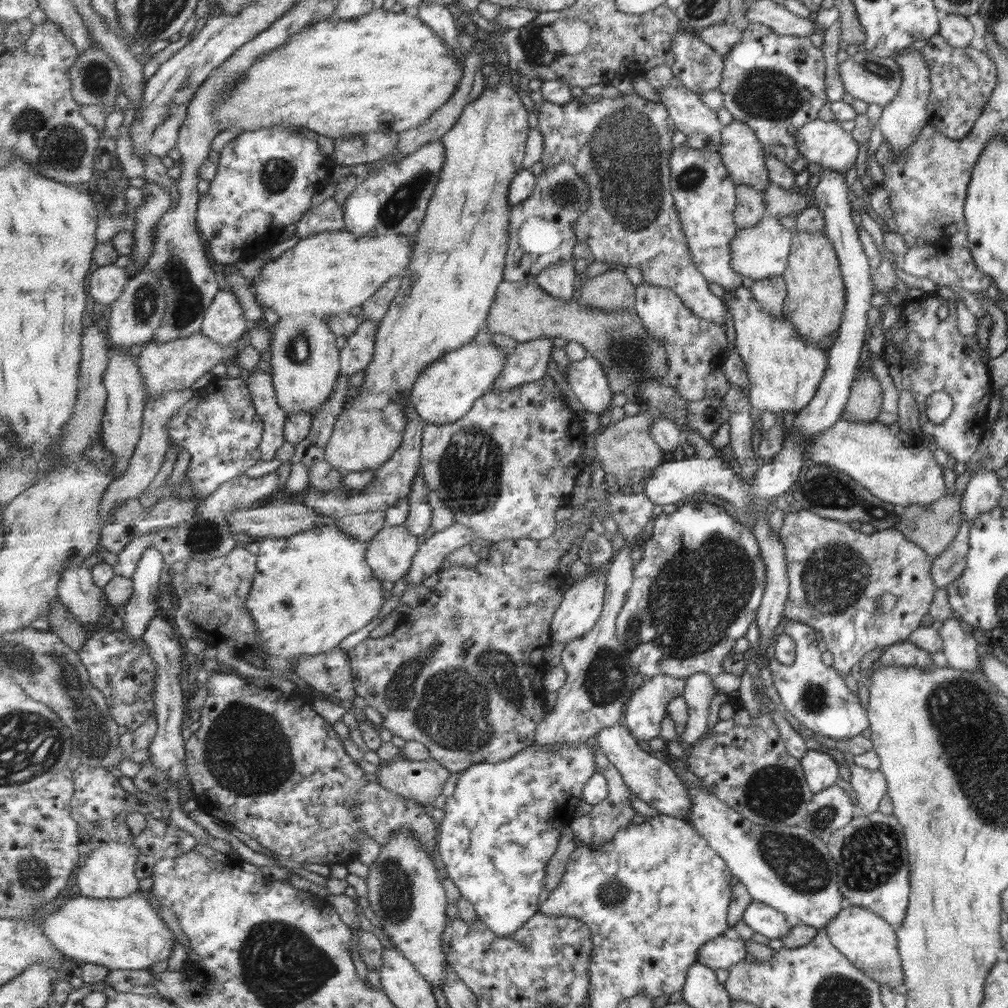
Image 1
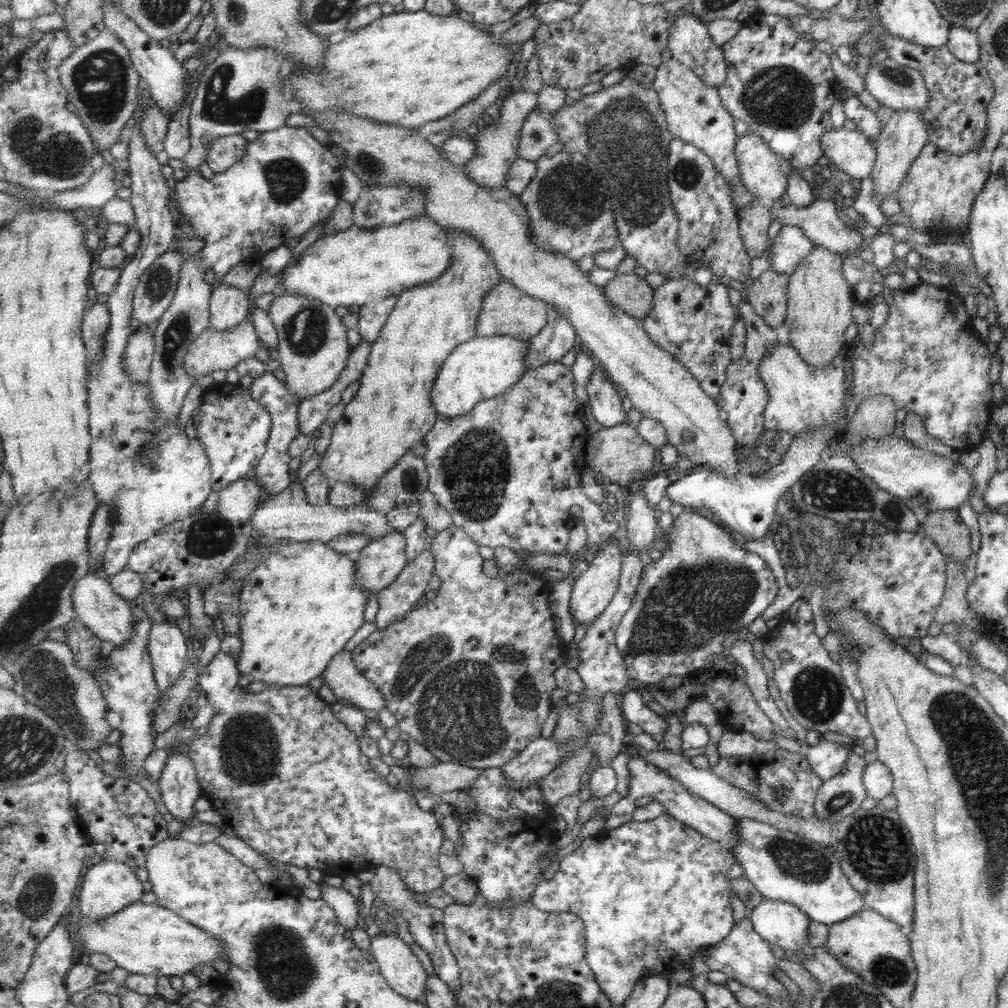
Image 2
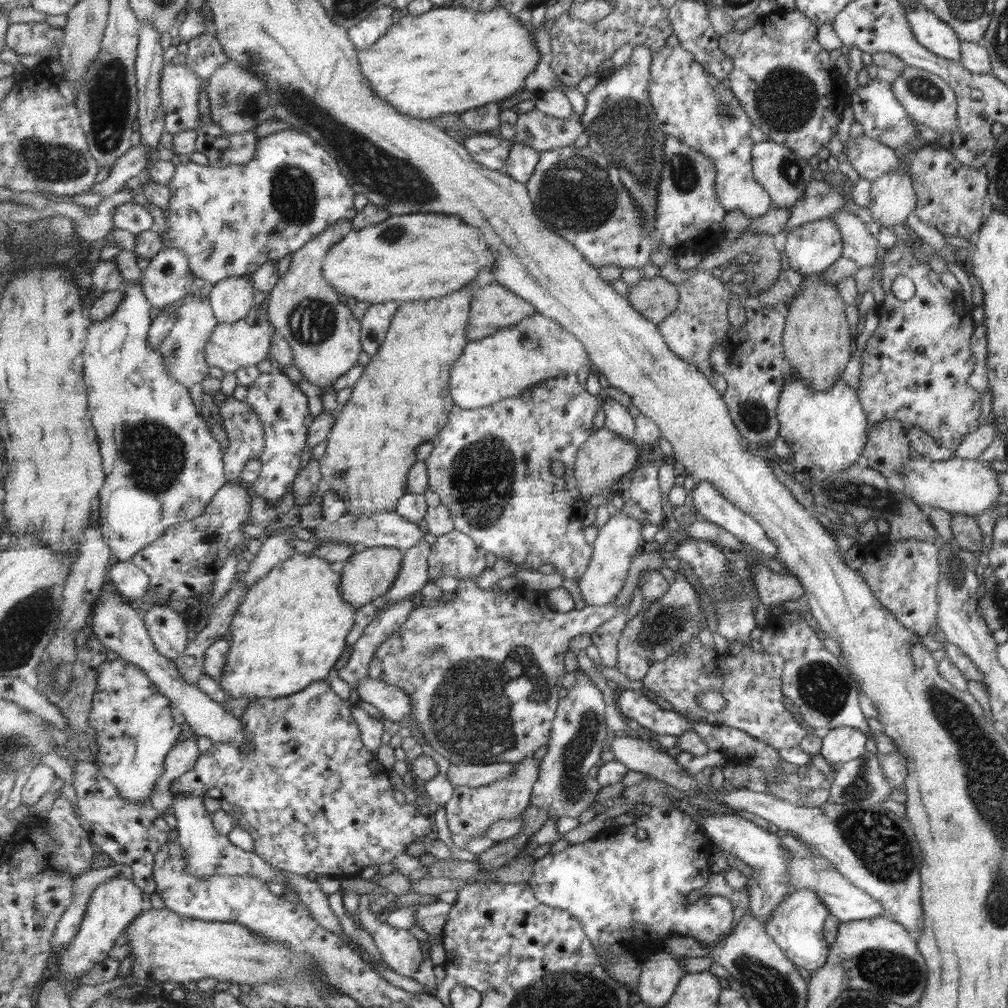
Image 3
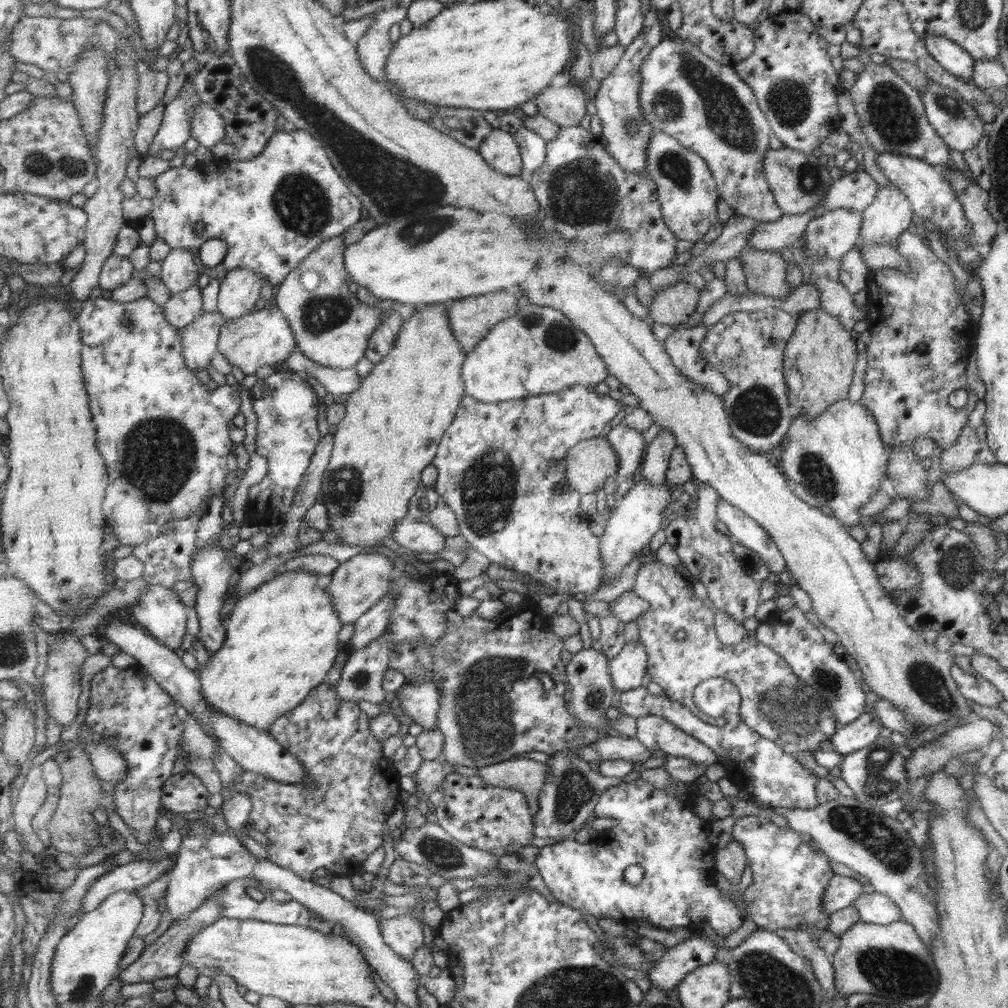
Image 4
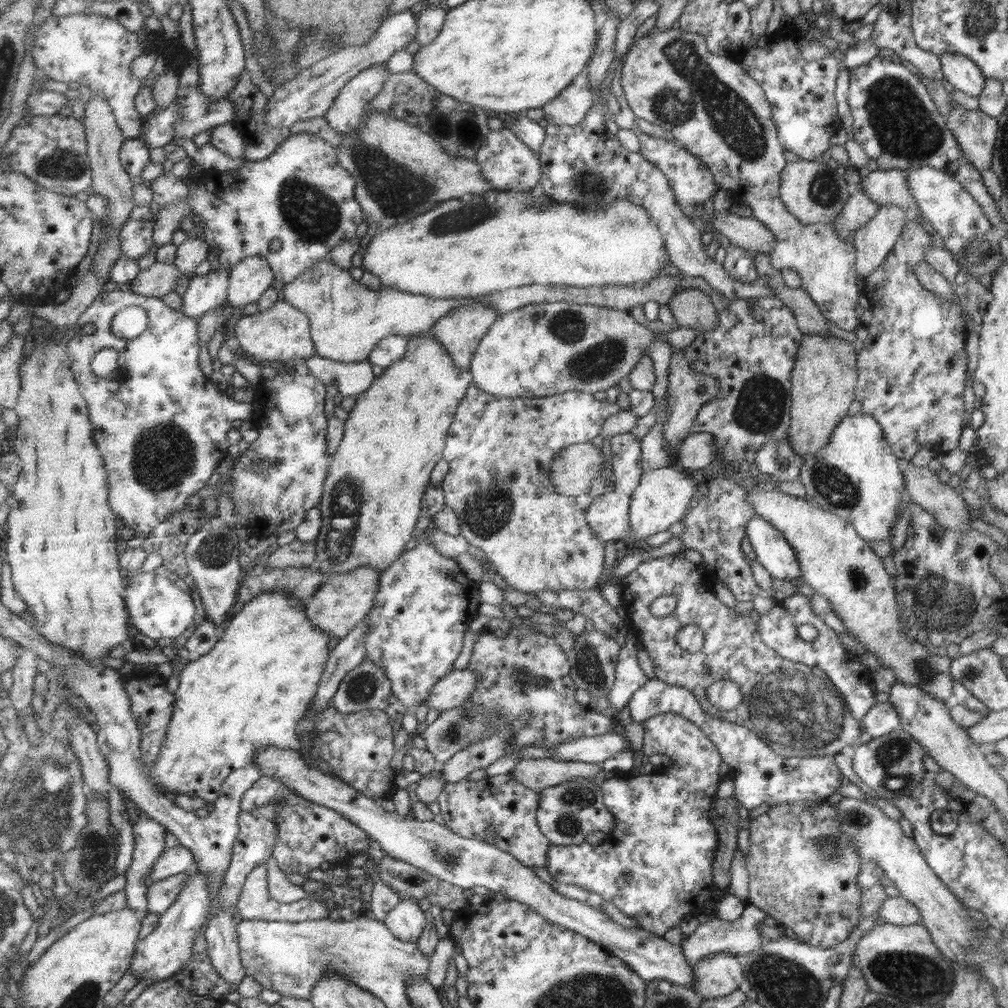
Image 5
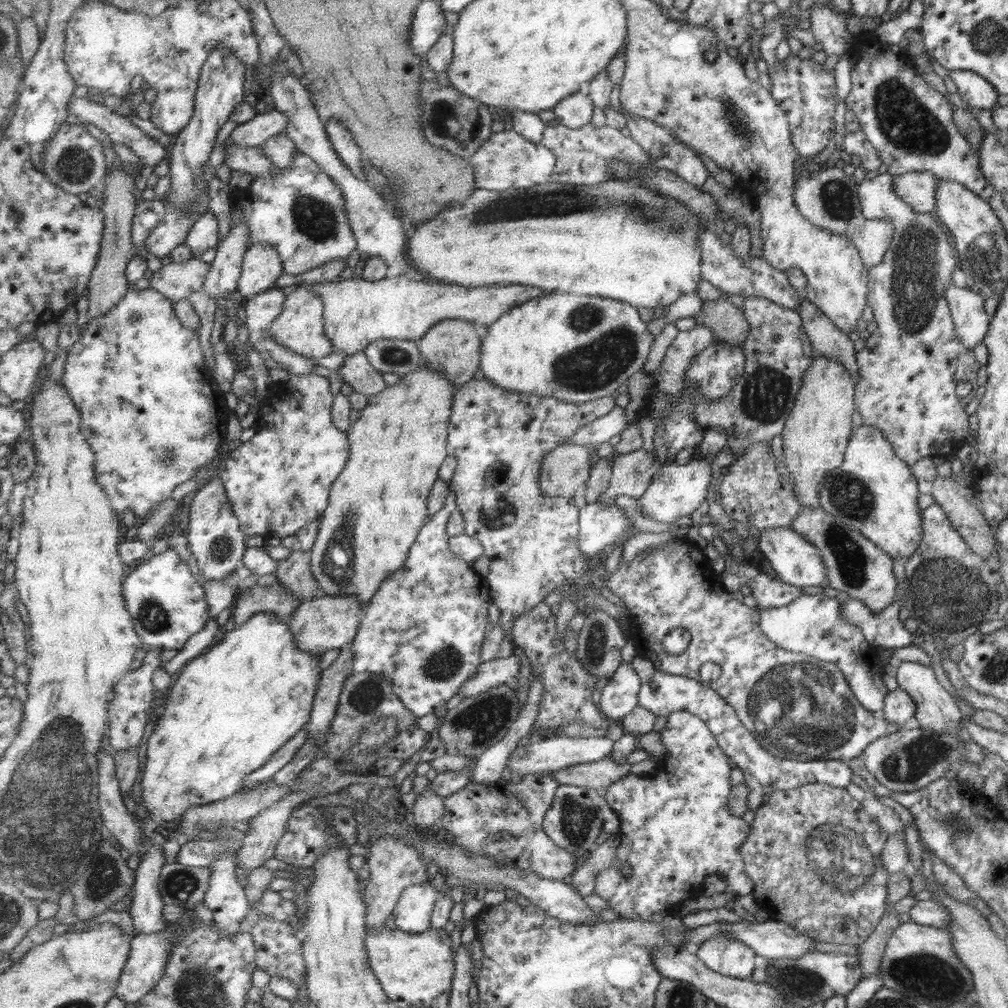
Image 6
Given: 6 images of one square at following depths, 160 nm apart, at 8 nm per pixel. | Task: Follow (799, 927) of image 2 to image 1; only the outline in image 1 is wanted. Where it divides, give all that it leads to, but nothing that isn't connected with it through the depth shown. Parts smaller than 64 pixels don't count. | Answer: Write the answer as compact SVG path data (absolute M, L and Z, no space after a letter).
M752 900L742 914L742 920L753 932L772 938L784 937L789 932L785 916L764 902Z

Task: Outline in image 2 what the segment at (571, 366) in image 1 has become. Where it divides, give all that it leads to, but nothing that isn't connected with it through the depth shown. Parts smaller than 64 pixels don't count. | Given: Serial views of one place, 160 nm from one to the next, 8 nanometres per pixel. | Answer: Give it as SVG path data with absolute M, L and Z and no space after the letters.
M594 367L592 377L585 387L590 400L592 414L603 428L627 423L627 412L623 410L623 402L617 393L617 384L605 378L603 369Z

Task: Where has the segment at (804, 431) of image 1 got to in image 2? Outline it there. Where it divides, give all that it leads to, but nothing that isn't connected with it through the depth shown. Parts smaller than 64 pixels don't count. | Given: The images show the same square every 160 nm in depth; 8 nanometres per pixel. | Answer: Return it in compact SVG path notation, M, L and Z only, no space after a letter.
M829 428L809 430L801 436L795 436L780 463L756 477L743 473L728 479L716 473L709 465L694 465L688 475L680 477L667 487L666 496L686 509L709 508L725 525L742 534L746 540L761 540L770 531L769 524L773 522L777 500L804 472L820 461L819 452L831 442L831 438Z

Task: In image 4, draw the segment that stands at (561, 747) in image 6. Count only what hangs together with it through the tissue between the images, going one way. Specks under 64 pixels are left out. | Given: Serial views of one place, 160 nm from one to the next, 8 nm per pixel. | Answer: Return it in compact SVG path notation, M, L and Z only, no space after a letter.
M616 733L601 737L593 748L599 752L601 760L608 758L609 760L643 762L656 754L653 749L651 751L649 748L645 749L636 737L625 737Z

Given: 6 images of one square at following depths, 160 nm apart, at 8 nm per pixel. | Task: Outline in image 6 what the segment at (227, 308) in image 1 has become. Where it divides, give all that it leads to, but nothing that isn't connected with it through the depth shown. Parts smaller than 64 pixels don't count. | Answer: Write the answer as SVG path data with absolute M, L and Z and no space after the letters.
M266 242L251 244L244 256L237 291L244 298L252 299L255 295L276 288L283 267L283 259L274 246Z

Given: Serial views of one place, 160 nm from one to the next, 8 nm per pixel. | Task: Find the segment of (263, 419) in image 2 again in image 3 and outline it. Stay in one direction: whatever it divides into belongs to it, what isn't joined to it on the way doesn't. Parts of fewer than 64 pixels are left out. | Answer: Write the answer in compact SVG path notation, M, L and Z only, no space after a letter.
M233 395L225 399L224 405L219 408L222 418L222 429L226 432L229 445L224 448L226 477L229 483L242 478L242 472L247 463L254 458L260 458L265 447L265 425L258 412L245 400L237 400Z

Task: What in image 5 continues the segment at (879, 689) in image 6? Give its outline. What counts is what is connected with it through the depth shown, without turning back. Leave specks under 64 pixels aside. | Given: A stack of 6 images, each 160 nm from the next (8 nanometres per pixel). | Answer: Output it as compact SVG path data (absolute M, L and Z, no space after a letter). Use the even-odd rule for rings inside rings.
M793 593L774 603L773 607L765 614L759 614L757 622L758 633L761 635L762 641L771 647L771 650L777 651L781 658L800 662L805 666L816 667L825 673L825 676L843 699L844 705L849 709L849 714L855 720L860 721L863 715L875 704L873 701L875 692L871 691L873 689L872 676L868 669L856 661L855 655L841 646L837 639L837 633L815 616L815 613L810 609L807 597ZM805 623L817 630L817 636L810 642L799 639L795 631L797 626Z

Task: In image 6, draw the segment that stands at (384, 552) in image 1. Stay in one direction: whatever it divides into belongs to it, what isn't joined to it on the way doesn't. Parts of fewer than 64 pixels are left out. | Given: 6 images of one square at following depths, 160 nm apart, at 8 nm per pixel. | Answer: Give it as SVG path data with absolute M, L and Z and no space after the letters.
M325 594L320 598L302 602L291 621L290 629L304 651L312 655L322 655L329 648L342 650L352 644L358 637L363 611L363 604L360 604L355 595Z

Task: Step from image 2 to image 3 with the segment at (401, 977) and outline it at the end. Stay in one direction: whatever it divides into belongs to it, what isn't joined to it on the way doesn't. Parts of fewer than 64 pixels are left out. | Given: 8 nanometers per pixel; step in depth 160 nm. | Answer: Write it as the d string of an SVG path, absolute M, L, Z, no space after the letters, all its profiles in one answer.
M365 906L361 908L361 924L363 928L372 936L376 948L380 951L384 962L395 972L403 976L413 976L418 972L419 967L423 964L423 952L421 952L421 944L419 940L411 934L409 929L397 928L385 923L380 914L376 911L375 907L367 910Z

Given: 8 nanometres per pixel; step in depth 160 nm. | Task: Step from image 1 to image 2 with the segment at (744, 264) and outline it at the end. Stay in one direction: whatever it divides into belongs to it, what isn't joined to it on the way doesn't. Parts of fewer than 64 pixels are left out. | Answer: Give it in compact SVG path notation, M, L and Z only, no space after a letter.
M782 226L772 240L769 266L775 272L790 275L795 265L815 246L796 226Z

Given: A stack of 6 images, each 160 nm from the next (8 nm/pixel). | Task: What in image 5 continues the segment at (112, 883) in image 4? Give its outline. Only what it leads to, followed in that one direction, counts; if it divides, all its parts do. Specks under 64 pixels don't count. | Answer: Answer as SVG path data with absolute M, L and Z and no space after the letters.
M181 844L175 848L167 848L153 865L150 874L150 884L169 878L174 874L181 874L195 869L197 866L191 850Z

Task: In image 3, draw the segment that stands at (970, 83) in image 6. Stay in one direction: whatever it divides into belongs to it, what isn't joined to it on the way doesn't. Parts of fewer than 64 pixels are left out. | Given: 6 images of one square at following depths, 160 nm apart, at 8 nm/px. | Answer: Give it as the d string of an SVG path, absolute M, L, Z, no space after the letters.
M919 3L903 7L904 18L907 19L915 40L935 56L958 62L959 38L951 27L940 21L932 12L925 10Z

